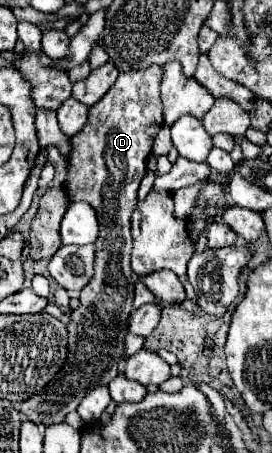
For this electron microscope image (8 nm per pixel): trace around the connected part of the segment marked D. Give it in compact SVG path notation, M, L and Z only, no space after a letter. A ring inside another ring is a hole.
M151 66L147 70L121 72L101 102L89 108L89 120L79 134L71 138L65 188L69 200L89 202L99 216L101 234L95 242L97 262L91 282L81 290L79 308L67 322L67 362L59 374L37 394L27 398L19 412L45 430L65 420L79 402L97 386L107 386L119 374L119 362L125 358L125 336L133 312L133 270L129 266L131 250L131 214L137 206L137 188L145 176L153 138L161 128L159 84L165 70Z

